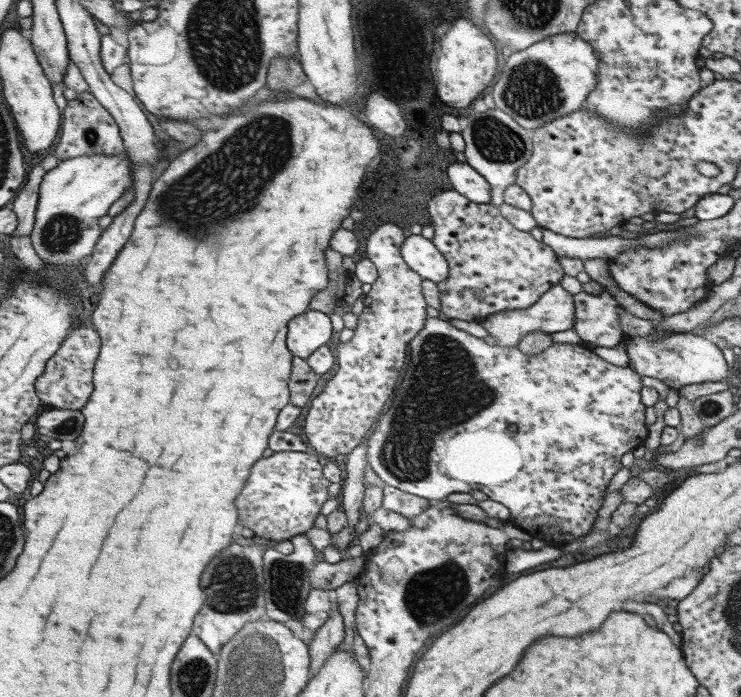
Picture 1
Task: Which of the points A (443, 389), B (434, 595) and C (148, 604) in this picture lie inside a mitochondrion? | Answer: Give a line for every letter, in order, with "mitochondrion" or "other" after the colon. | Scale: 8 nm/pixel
A: mitochondrion
B: mitochondrion
C: other

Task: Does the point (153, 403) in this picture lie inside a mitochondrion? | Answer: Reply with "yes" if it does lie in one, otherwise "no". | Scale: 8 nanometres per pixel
no

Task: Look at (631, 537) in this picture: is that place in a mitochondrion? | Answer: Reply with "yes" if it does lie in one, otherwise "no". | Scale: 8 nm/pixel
no

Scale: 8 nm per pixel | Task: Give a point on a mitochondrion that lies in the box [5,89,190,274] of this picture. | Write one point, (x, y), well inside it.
(63, 231)

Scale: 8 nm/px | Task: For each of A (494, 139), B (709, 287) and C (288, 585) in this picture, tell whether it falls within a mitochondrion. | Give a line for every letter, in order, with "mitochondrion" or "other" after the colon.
A: mitochondrion
B: other
C: mitochondrion

